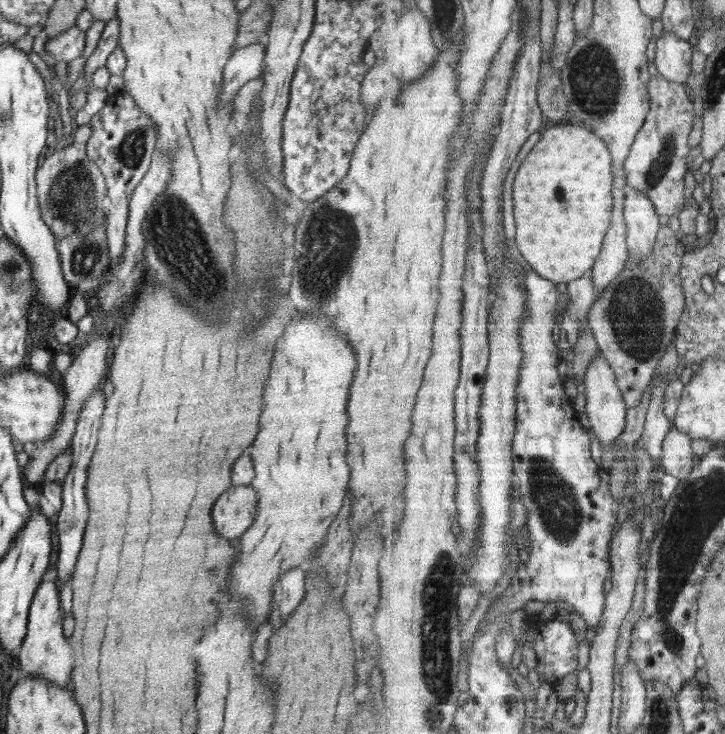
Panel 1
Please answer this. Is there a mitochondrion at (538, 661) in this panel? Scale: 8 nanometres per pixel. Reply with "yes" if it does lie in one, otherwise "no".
no

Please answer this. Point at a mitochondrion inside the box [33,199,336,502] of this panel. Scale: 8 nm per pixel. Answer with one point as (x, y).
(84, 257)

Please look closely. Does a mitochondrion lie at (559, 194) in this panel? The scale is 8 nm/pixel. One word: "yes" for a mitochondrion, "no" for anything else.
no

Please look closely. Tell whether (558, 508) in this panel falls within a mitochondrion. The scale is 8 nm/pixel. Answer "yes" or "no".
yes

